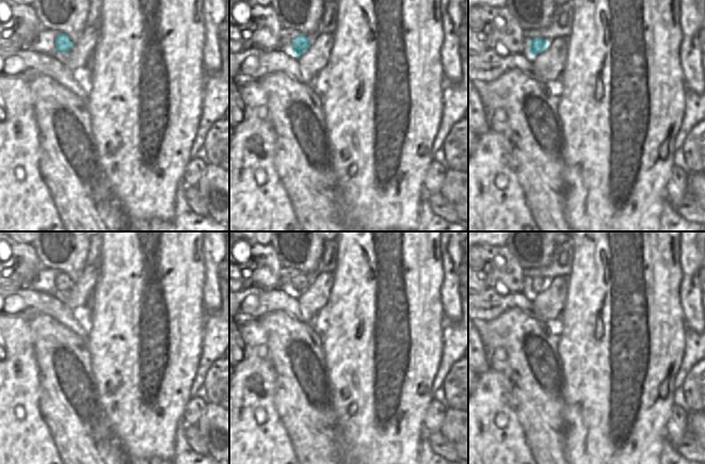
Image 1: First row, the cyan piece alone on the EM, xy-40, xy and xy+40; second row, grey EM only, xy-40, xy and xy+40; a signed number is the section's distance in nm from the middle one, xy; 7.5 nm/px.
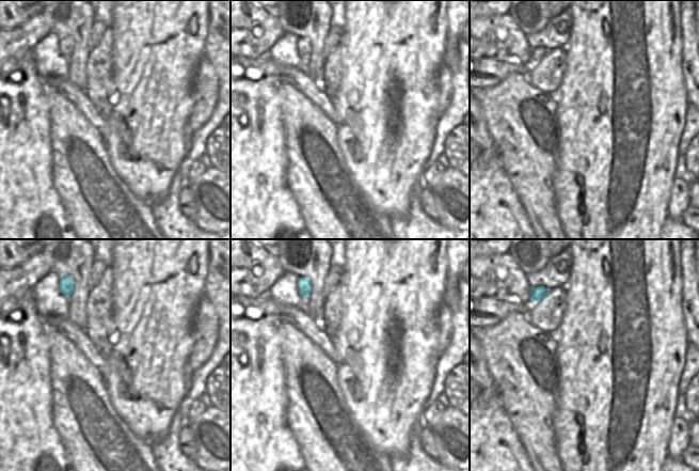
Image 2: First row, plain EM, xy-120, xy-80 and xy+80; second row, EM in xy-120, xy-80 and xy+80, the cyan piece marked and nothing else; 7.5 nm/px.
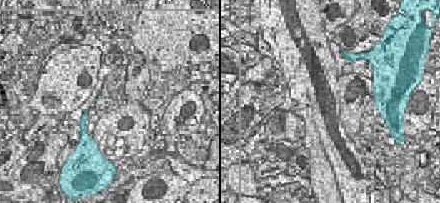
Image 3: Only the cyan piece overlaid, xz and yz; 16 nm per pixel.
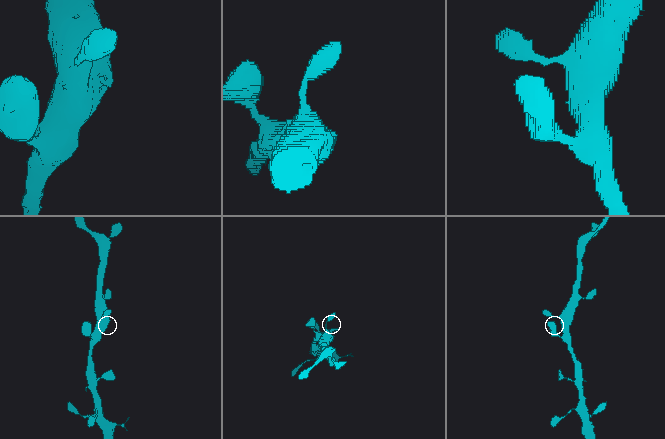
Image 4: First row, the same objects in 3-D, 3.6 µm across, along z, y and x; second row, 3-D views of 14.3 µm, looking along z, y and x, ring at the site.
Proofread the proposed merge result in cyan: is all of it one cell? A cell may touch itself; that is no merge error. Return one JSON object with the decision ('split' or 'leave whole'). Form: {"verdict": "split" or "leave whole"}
{"verdict": "leave whole"}

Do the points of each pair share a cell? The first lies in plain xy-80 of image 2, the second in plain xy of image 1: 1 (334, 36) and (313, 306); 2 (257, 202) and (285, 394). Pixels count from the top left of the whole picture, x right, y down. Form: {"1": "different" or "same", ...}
{"1": "same", "2": "different"}

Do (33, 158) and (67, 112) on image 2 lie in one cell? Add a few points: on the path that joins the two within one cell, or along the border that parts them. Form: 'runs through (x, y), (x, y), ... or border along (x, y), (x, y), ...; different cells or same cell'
border along (50, 110), (52, 160); different cells

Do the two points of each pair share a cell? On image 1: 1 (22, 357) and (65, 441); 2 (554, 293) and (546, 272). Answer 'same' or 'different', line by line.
1: different
2: different

